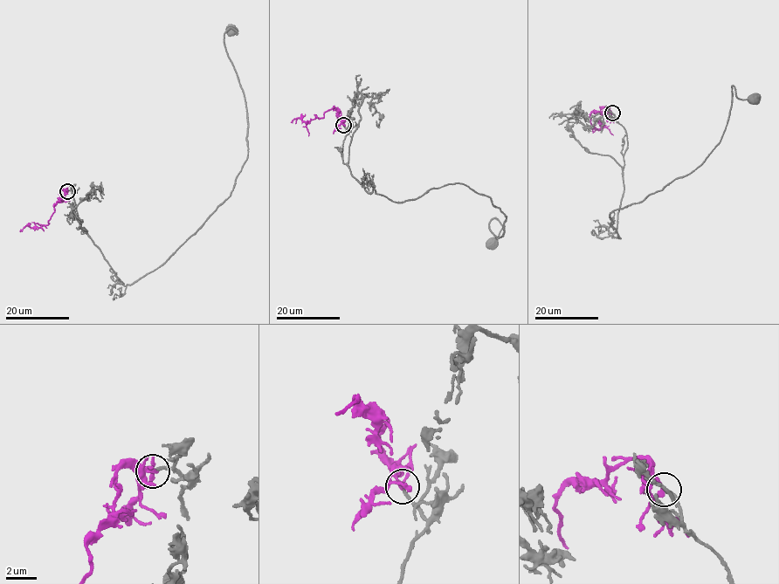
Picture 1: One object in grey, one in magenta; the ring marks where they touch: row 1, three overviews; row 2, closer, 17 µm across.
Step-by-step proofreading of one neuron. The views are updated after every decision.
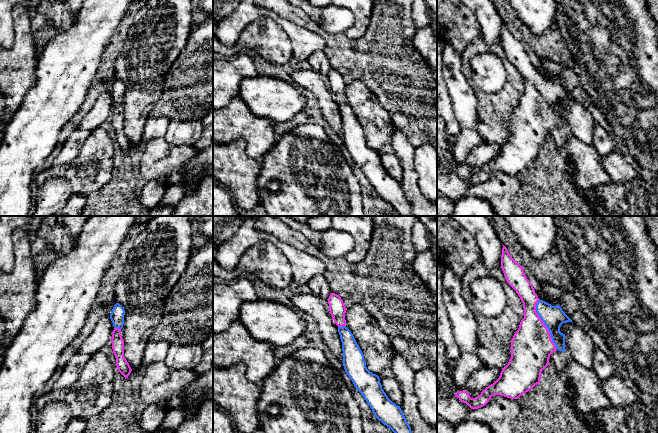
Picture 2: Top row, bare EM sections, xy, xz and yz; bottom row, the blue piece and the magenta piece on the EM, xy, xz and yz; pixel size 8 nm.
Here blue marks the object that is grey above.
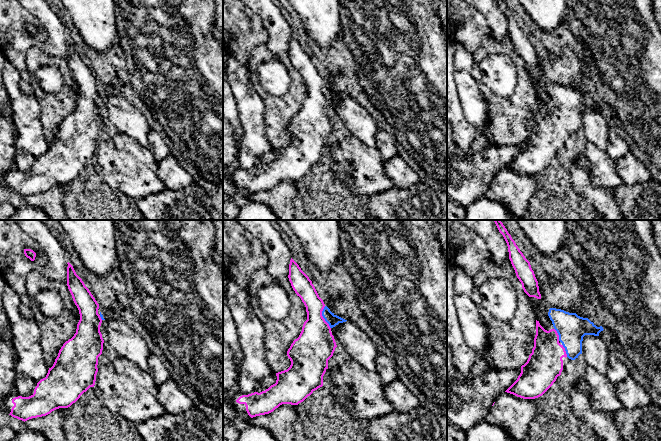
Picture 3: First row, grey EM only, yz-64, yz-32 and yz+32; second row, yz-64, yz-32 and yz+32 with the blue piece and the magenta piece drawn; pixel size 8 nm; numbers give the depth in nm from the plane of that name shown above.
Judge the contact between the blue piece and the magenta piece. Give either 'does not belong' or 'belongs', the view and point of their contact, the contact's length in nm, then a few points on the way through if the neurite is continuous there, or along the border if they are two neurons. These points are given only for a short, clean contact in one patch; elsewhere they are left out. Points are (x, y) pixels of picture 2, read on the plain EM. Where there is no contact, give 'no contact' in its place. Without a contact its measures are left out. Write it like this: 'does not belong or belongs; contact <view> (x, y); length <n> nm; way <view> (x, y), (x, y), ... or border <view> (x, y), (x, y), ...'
belongs; contact yz (540, 93); length 320 nm; way yz (553, 93), (540, 93), (531, 122)

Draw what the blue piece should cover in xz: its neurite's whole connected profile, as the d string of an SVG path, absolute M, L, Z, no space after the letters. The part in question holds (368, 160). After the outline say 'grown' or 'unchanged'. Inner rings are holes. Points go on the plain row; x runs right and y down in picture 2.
M331 69L327 76L330 90L338 102L342 118L343 142L356 166L362 170L374 192L389 203L400 216L414 216L411 203L400 182L388 174L382 165L379 152L367 145L362 127L353 110L346 103L347 84L343 76L335 69Z; grown

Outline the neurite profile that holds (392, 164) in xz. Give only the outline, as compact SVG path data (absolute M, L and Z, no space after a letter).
M394 153L380 155L382 165L388 174L398 182L403 179L403 168L399 158Z

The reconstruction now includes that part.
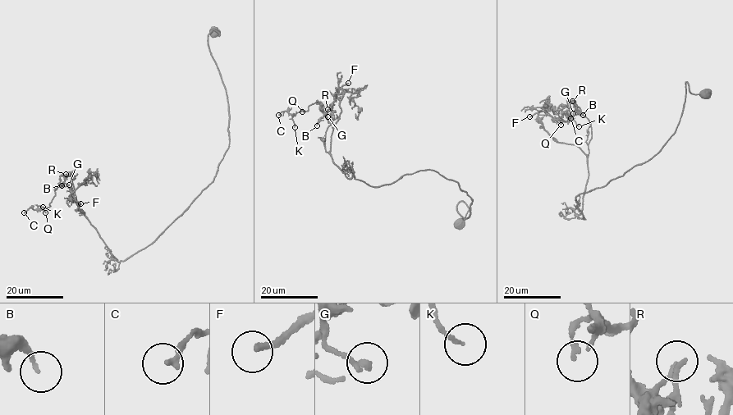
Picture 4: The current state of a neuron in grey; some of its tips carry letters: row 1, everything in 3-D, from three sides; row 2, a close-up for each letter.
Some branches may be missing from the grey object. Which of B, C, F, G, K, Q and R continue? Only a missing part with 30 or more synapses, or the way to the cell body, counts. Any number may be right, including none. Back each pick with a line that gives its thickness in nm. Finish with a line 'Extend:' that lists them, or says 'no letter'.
F: calibre 240 nm
Extend: F

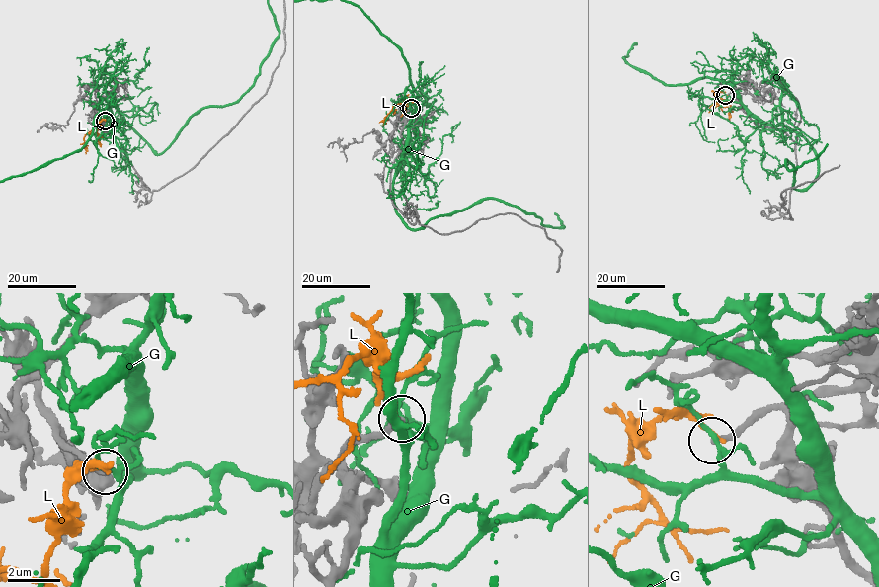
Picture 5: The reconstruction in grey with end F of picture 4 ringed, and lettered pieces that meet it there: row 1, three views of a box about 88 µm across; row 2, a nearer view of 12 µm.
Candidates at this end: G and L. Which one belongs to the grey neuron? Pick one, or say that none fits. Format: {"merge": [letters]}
{"merge": []}

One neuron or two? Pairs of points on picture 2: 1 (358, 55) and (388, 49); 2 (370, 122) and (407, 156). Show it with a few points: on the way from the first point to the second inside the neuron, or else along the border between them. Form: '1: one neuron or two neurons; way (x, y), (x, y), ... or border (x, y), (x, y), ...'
1: one neuron; way (365, 55), (381, 55)
2: two neurons; border (394, 126), (389, 143)

